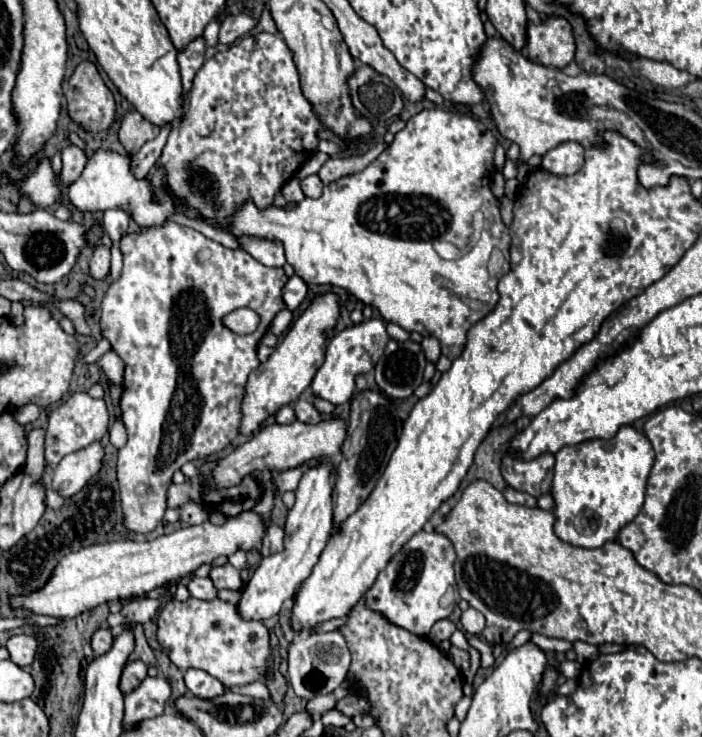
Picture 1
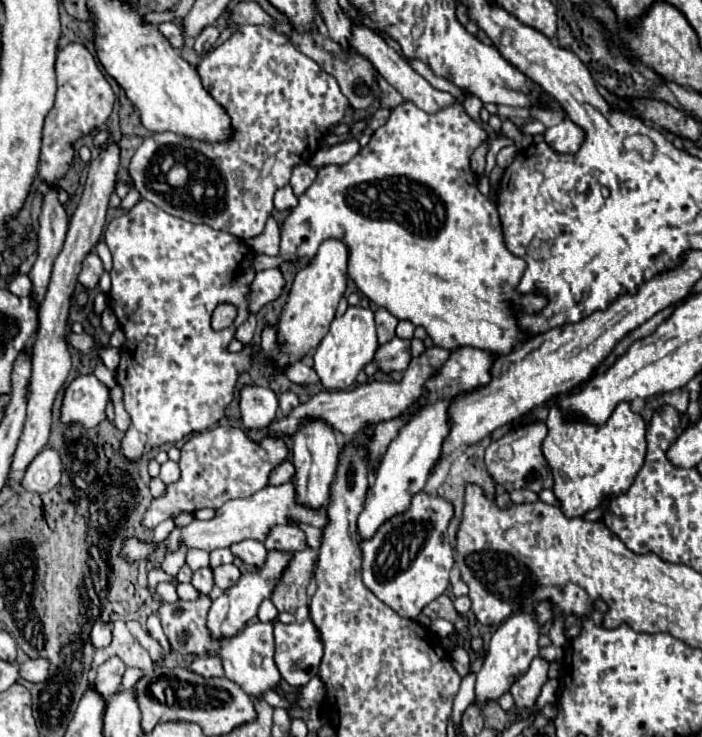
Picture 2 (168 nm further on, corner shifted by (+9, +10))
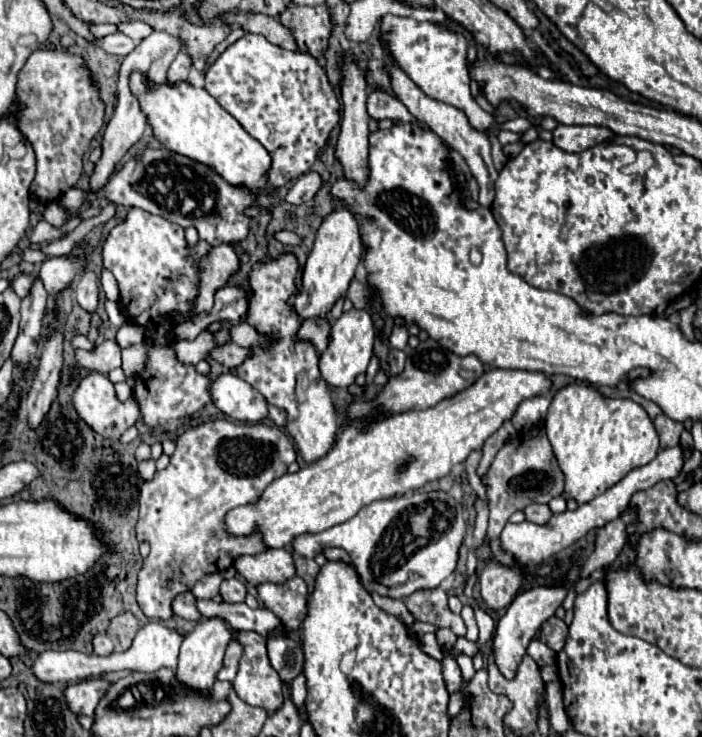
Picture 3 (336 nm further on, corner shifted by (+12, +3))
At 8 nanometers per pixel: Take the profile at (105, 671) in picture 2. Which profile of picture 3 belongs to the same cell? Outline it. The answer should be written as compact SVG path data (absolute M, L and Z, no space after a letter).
M90 678L90 680L70 684L64 692L64 696L68 700L68 708L72 708L72 712L78 716L80 714L92 716L96 704L106 694L108 686L110 684L104 678Z

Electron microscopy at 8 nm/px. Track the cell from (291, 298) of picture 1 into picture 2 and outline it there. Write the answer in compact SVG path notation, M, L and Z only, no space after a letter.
M273 267L273 269L259 271L251 285L251 293L249 293L251 313L257 313L263 305L275 301L281 295L283 287L285 287L285 277L283 277L281 269Z

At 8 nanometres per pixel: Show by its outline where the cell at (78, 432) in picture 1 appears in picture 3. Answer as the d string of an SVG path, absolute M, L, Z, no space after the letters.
M90 372L80 386L74 392L74 408L78 412L78 416L100 436L104 438L112 438L112 440L120 440L120 436L138 422L140 418L140 408L136 404L136 398L130 396L126 402L120 402L116 392L114 392L114 384L108 380L106 374L100 372Z

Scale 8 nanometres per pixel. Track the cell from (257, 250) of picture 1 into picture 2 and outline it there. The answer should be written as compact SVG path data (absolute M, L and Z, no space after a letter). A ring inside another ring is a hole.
M265 25L239 27L225 43L201 57L197 75L201 77L201 83L209 95L227 111L231 119L231 135L225 141L209 143L193 141L171 131L153 133L135 151L129 175L143 199L155 203L169 215L191 223L205 223L213 229L227 231L241 241L249 241L263 233L265 221L273 211L275 191L289 183L293 167L311 159L311 155L319 149L321 137L343 119L349 103L329 73L295 49L285 33L267 29ZM175 165L183 165L187 169L183 183L171 183L167 179L167 173Z

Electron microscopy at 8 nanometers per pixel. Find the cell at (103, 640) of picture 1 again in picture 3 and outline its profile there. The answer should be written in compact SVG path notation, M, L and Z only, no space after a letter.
M96 634L92 644L94 644L94 654L98 654L98 656L108 656L114 652L114 644L110 642L110 638L106 634Z

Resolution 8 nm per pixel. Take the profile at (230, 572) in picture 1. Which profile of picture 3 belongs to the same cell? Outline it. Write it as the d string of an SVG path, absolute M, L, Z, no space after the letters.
M230 578L230 580L224 580L222 586L220 586L220 596L224 598L224 602L244 602L246 598L246 586L238 580L238 578Z

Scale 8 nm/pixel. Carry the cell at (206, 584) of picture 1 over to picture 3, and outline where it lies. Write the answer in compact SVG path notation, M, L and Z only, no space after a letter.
M208 574L204 576L202 580L196 582L196 586L192 588L192 594L196 598L214 598L218 596L218 588L220 588L220 582L222 582L222 576L220 574Z

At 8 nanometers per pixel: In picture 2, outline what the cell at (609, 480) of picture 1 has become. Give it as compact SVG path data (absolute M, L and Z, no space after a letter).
M619 403L605 425L585 421L565 421L557 407L545 421L549 433L543 441L543 455L551 467L555 485L553 493L567 519L585 517L585 513L603 505L603 501L627 493L631 481L645 461L645 421L633 413L629 403Z

